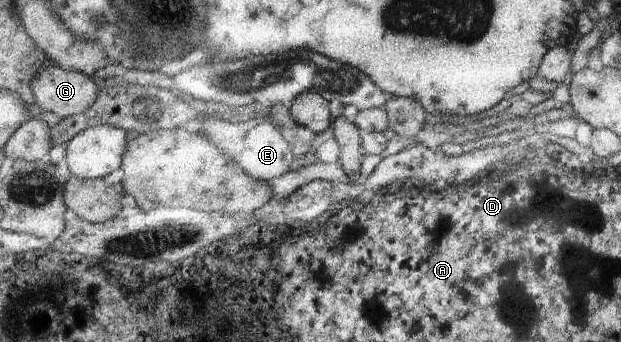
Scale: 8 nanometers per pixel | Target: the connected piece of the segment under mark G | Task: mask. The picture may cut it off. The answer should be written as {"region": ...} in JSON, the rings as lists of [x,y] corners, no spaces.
{"region":[[[49,63],[34,77],[32,82],[33,93],[40,109],[53,112],[62,120],[74,114],[86,112],[96,104],[98,98],[98,86],[92,82],[92,78],[82,72],[64,70],[60,65]]]}

